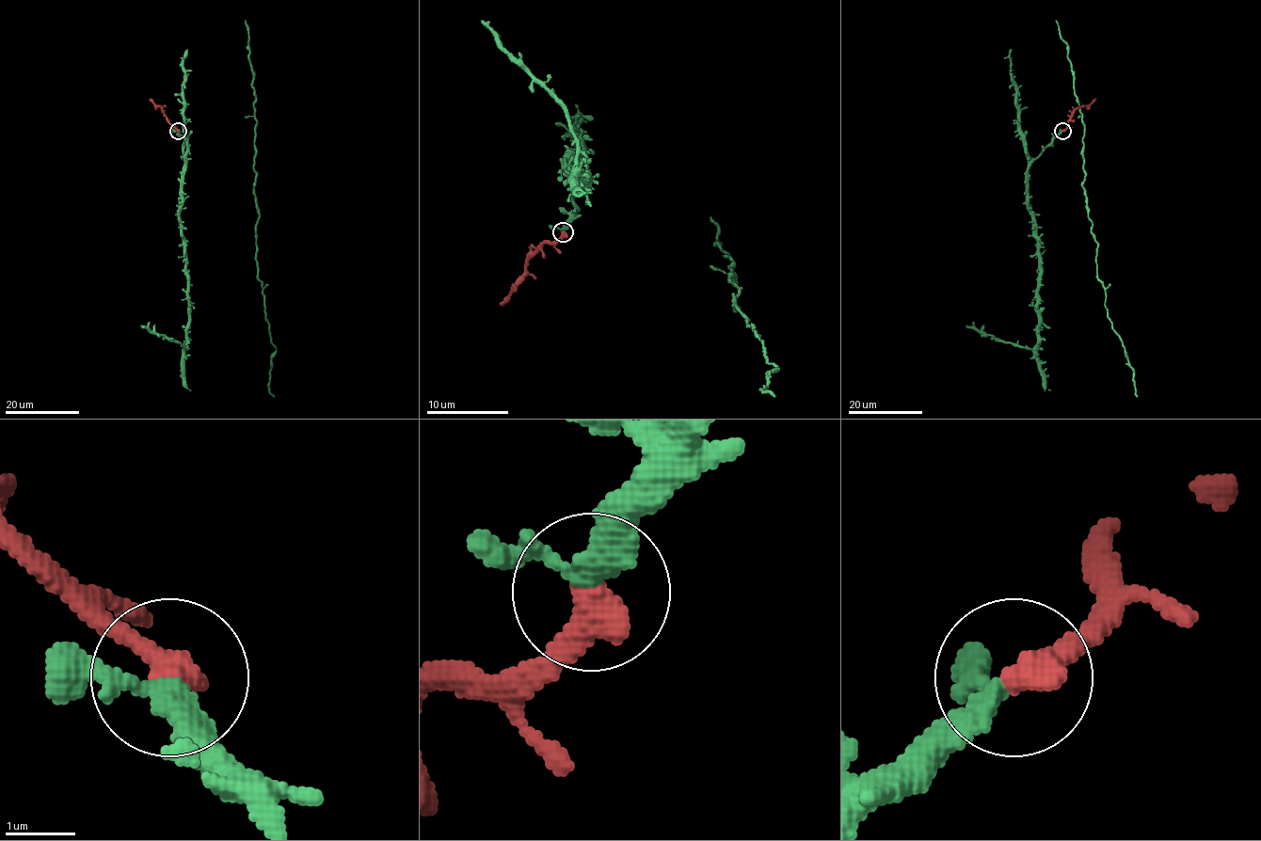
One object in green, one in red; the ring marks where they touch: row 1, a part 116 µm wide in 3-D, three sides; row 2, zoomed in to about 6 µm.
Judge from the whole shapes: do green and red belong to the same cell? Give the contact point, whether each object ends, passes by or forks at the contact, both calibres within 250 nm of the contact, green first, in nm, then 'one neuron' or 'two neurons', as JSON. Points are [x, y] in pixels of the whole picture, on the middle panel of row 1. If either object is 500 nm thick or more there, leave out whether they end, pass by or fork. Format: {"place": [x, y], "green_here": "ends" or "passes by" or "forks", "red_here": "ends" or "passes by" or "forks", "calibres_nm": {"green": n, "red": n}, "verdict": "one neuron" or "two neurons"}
{"place": [563, 232], "calibres_nm": {"green": 320, "red": 500}, "verdict": "one neuron"}

